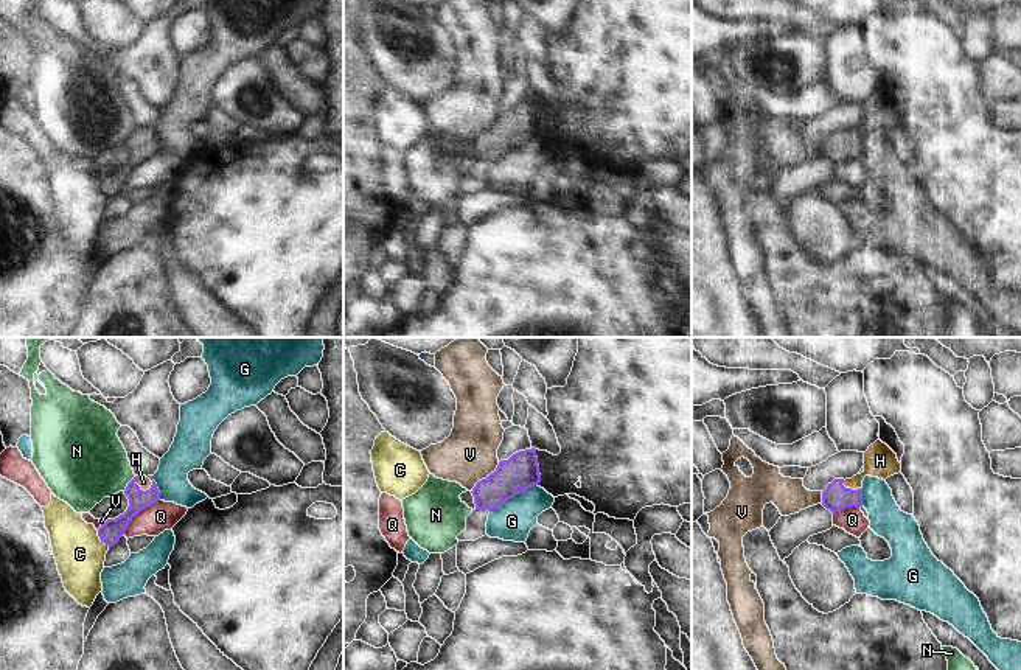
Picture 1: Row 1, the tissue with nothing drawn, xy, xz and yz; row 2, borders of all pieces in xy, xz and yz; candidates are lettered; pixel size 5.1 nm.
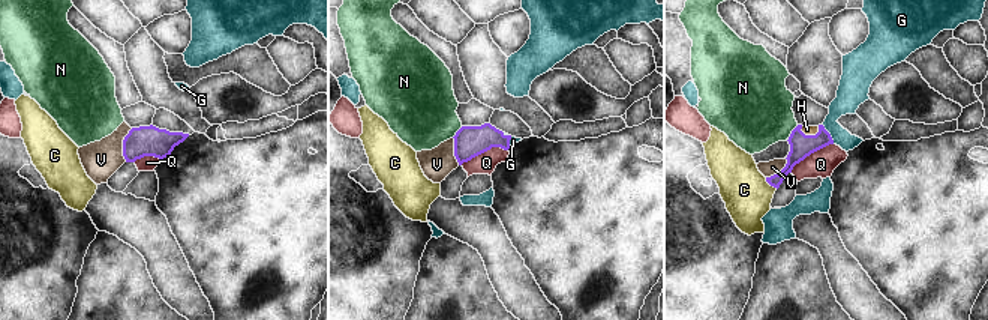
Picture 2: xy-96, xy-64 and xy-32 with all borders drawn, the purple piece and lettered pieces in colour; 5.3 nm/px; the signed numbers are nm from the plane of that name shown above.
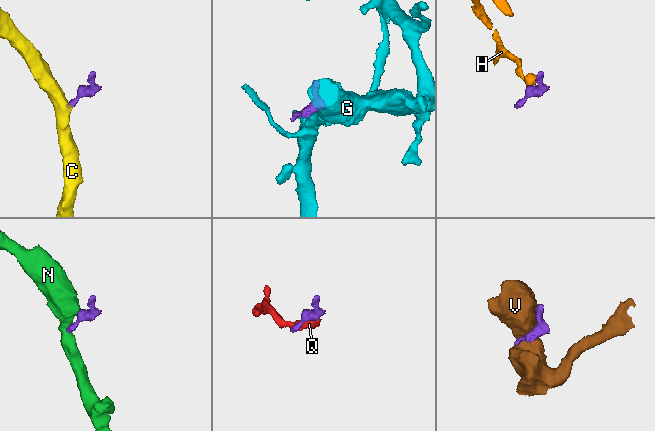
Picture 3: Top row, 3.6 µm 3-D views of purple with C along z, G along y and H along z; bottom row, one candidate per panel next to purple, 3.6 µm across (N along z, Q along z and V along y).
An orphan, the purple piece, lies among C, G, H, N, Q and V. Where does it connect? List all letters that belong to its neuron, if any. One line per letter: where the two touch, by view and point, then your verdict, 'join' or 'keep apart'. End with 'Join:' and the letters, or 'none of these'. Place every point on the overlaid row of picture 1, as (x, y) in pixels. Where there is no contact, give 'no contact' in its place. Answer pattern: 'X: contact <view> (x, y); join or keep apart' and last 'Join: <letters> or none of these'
C: contact xy (101, 540); keep apart
G: contact xz (513, 496); keep apart
H: contact xy (139, 487); join
N: contact xy (128, 484); keep apart
Q: contact xy (137, 513); keep apart
V: contact xz (487, 478); keep apart
Join: H

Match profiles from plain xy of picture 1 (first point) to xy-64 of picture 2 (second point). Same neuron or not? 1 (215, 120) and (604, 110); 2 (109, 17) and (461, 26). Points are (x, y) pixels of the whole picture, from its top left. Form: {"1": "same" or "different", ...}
{"1": "different", "2": "same"}

